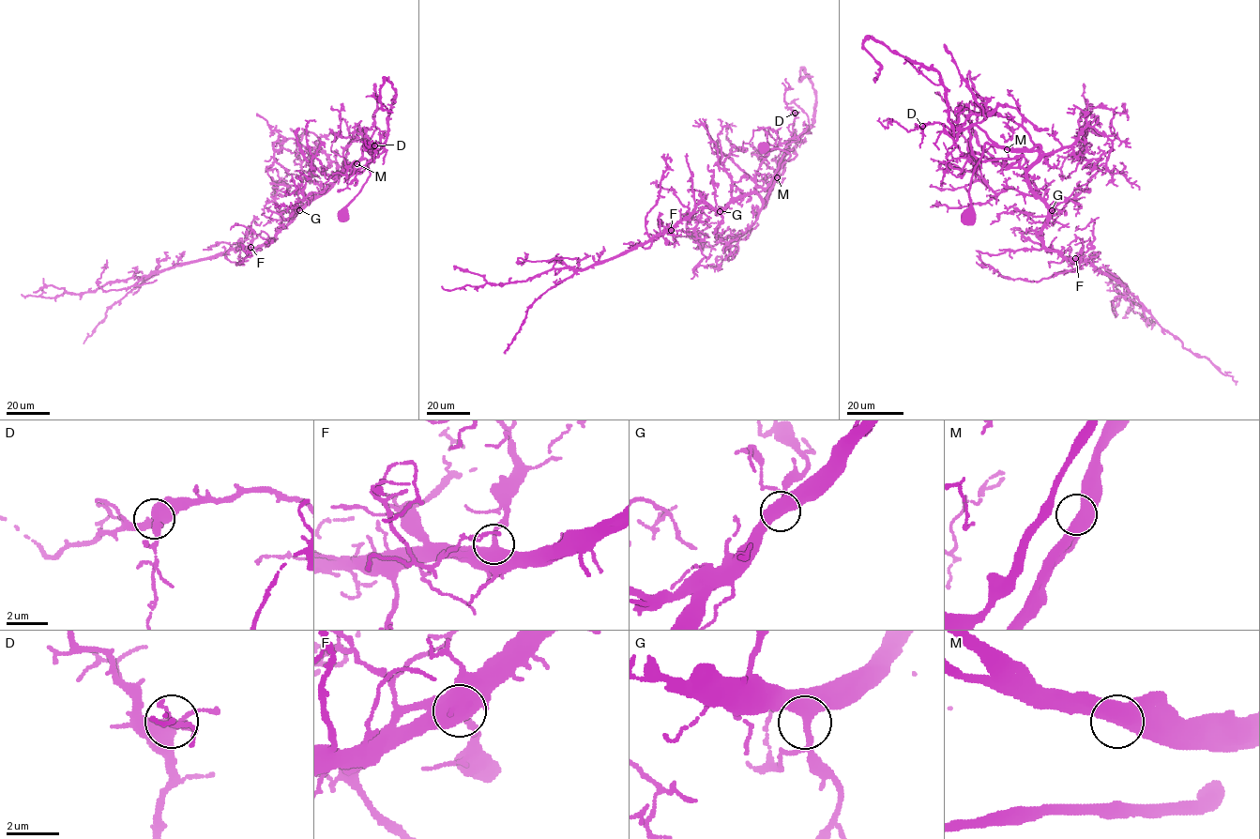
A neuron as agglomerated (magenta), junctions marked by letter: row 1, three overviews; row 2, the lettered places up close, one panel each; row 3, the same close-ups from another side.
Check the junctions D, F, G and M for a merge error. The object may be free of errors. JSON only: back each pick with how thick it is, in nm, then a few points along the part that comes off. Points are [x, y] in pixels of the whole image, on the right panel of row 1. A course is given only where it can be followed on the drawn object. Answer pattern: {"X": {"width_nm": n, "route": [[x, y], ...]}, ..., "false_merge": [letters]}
{"false_merge": []}

